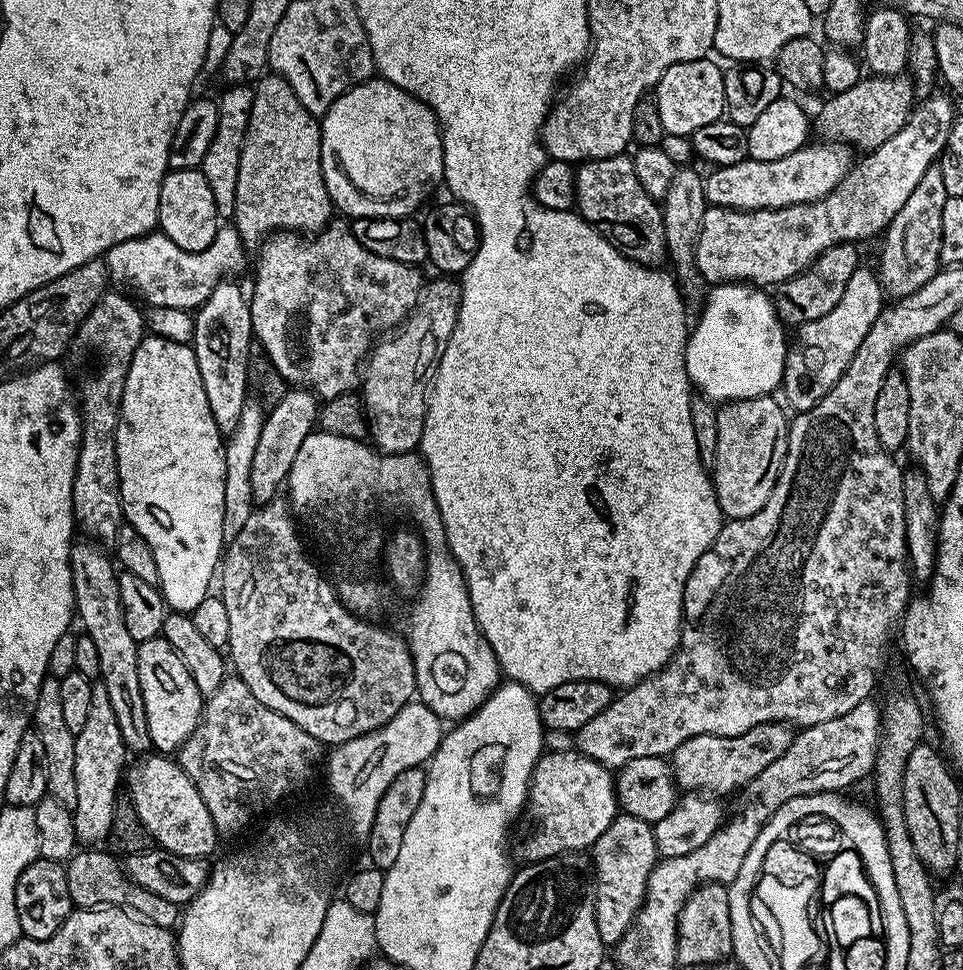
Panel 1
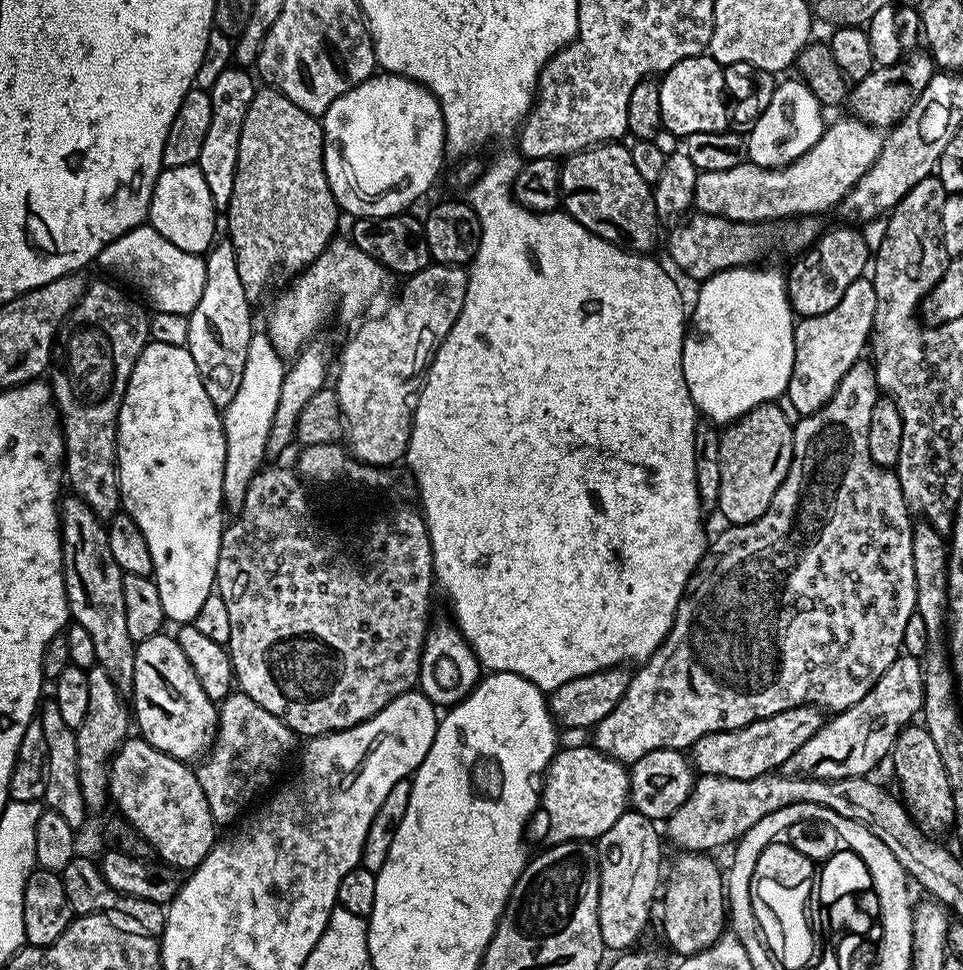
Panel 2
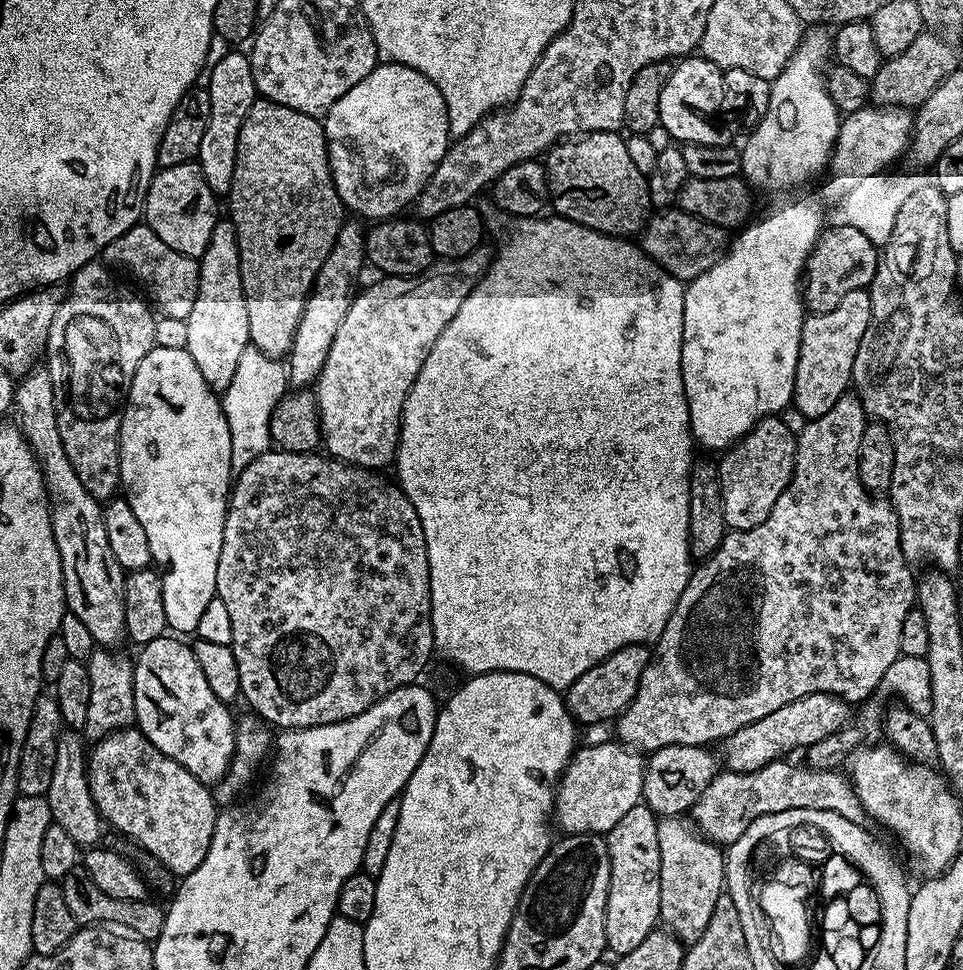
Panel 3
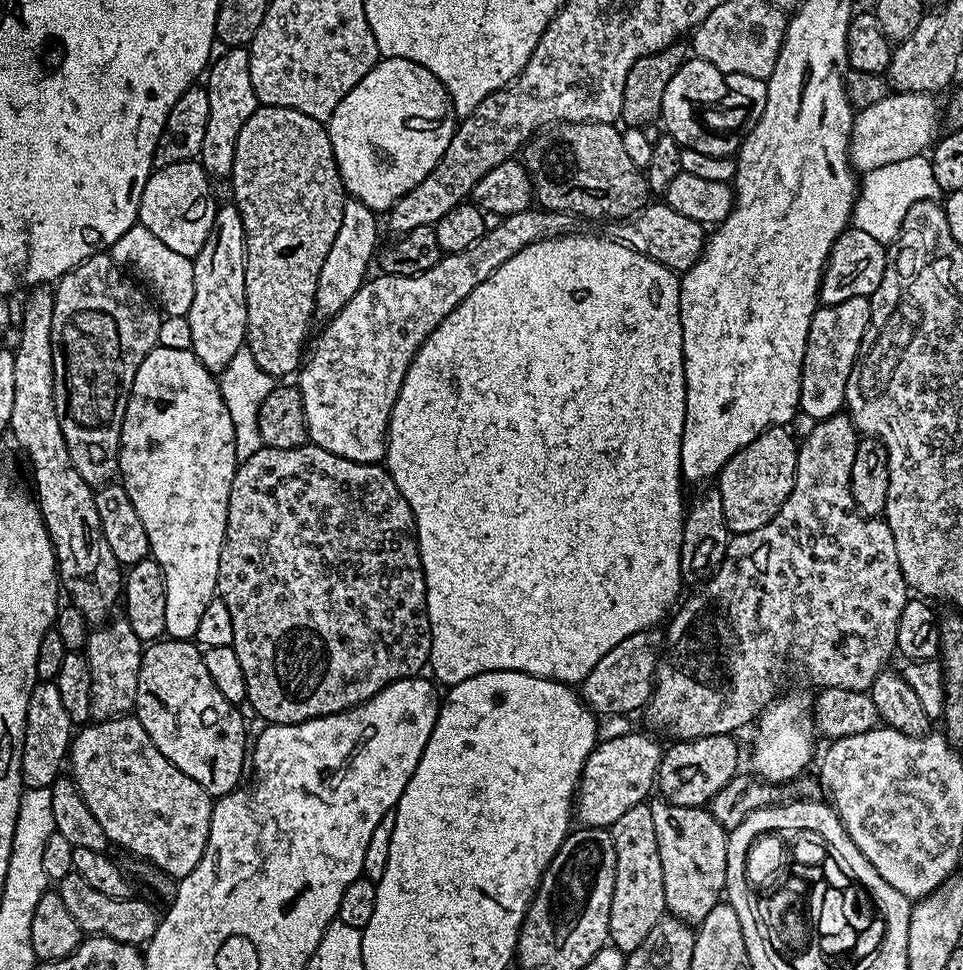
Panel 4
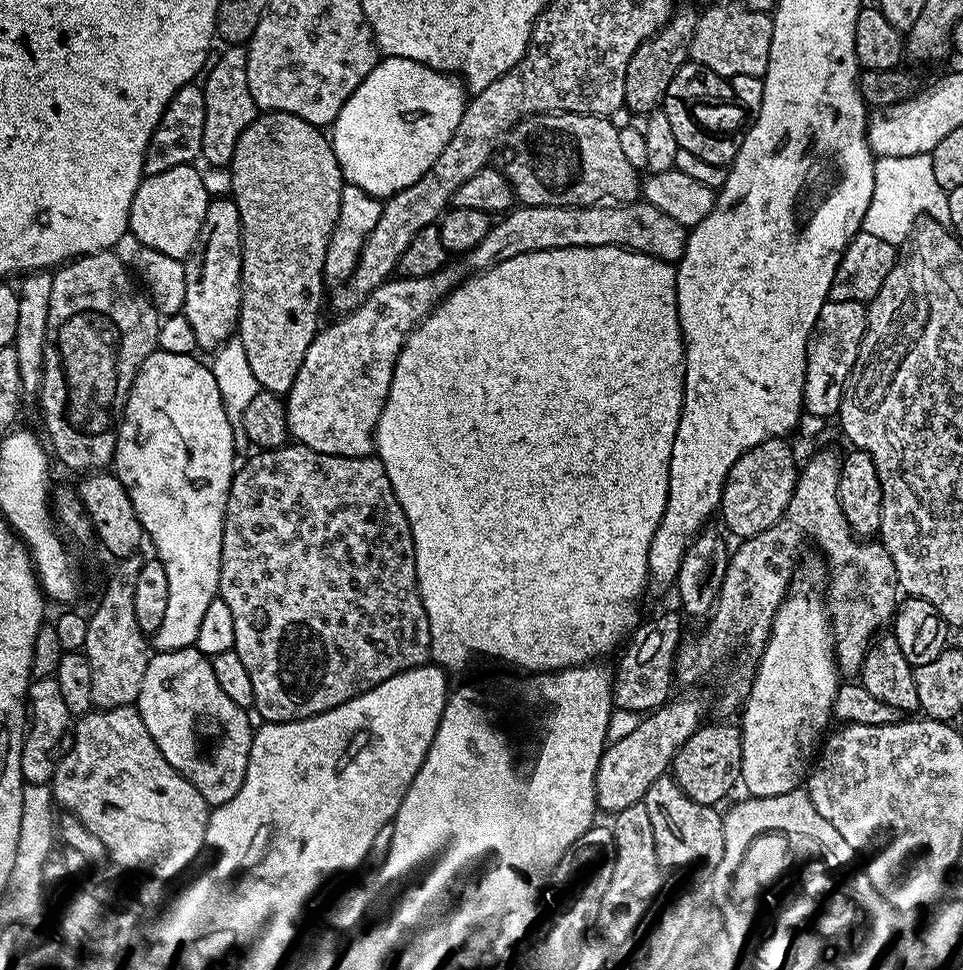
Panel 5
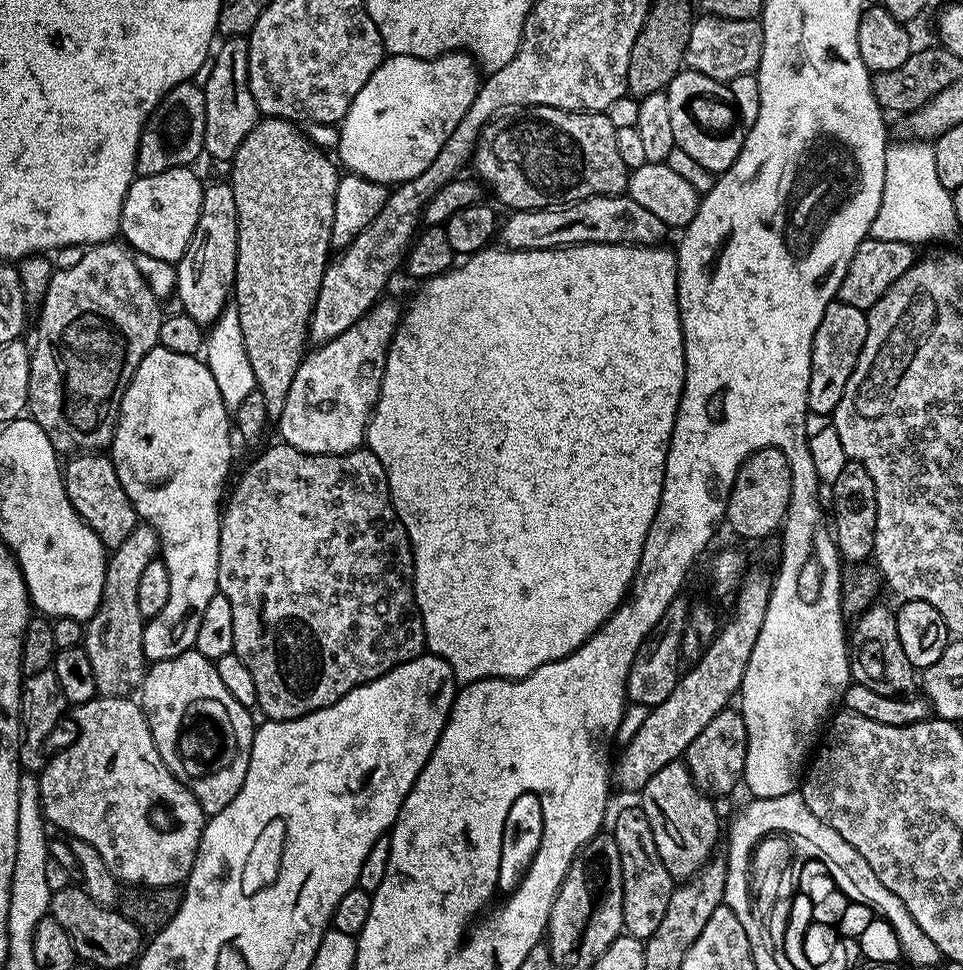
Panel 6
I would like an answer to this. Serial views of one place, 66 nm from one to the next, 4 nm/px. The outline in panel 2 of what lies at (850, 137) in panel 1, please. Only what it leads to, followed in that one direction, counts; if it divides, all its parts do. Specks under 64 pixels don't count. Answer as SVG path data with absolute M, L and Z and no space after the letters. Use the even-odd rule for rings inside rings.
M913 51L897 64L873 67L872 72L866 74L866 78L855 81L846 101L847 107L852 107L851 115L881 130L888 130L899 124L901 118L910 110L910 106L918 102L922 90L926 90L934 74L934 61L931 55L921 52Z

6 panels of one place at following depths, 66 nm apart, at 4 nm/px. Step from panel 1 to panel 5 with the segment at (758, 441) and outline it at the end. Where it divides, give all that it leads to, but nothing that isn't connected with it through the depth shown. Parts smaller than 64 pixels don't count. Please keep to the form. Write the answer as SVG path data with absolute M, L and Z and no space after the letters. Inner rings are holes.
M784 438L764 440L758 446L746 450L746 454L742 454L742 458L738 458L738 462L734 462L734 466L730 466L730 474L726 478L724 493L720 499L718 516L719 519L724 519L725 526L736 535L736 538L762 534L762 530L777 524L784 517L784 513L788 511L788 503L796 489L798 475L796 456L792 453L792 448L787 444L788 442Z

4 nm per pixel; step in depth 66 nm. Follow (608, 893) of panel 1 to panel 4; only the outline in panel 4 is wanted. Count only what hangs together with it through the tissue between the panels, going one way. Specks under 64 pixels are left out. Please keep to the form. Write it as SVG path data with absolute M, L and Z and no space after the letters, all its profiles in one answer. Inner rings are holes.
M645 802L638 806L630 806L618 822L614 822L610 829L614 838L614 854L616 855L616 869L614 870L614 894L610 902L610 926L608 939L611 947L617 948L625 954L638 950L646 934L658 926L660 919L666 915L666 890L662 882L662 858L658 854L658 834L654 830L654 814L652 804Z

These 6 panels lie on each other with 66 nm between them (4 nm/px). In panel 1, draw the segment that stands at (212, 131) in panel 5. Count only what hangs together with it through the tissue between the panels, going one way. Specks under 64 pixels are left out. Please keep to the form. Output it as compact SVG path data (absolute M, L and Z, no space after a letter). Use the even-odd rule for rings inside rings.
M251 83L234 84L223 90L225 92L216 100L218 130L214 130L214 142L210 142L210 150L206 150L206 158L202 158L199 169L206 178L206 186L210 186L210 194L214 194L217 217L231 218L234 214L234 198L238 198L238 162L242 162L242 146L256 90Z

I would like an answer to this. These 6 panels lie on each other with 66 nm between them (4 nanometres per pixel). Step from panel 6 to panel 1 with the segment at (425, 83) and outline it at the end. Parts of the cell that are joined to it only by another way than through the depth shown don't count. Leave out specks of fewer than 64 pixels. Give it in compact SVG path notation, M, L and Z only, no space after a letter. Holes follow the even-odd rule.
M373 78L365 80L362 84L355 84L348 92L343 92L330 106L330 110L325 112L320 126L320 145L322 146L322 170L324 171L324 181L328 187L328 193L333 205L340 208L348 215L348 218L357 216L412 216L415 208L427 198L428 192L432 192L444 178L444 147L440 141L440 126L435 114L427 104L422 103L416 96L412 96L406 90L391 84L389 80L383 78Z

